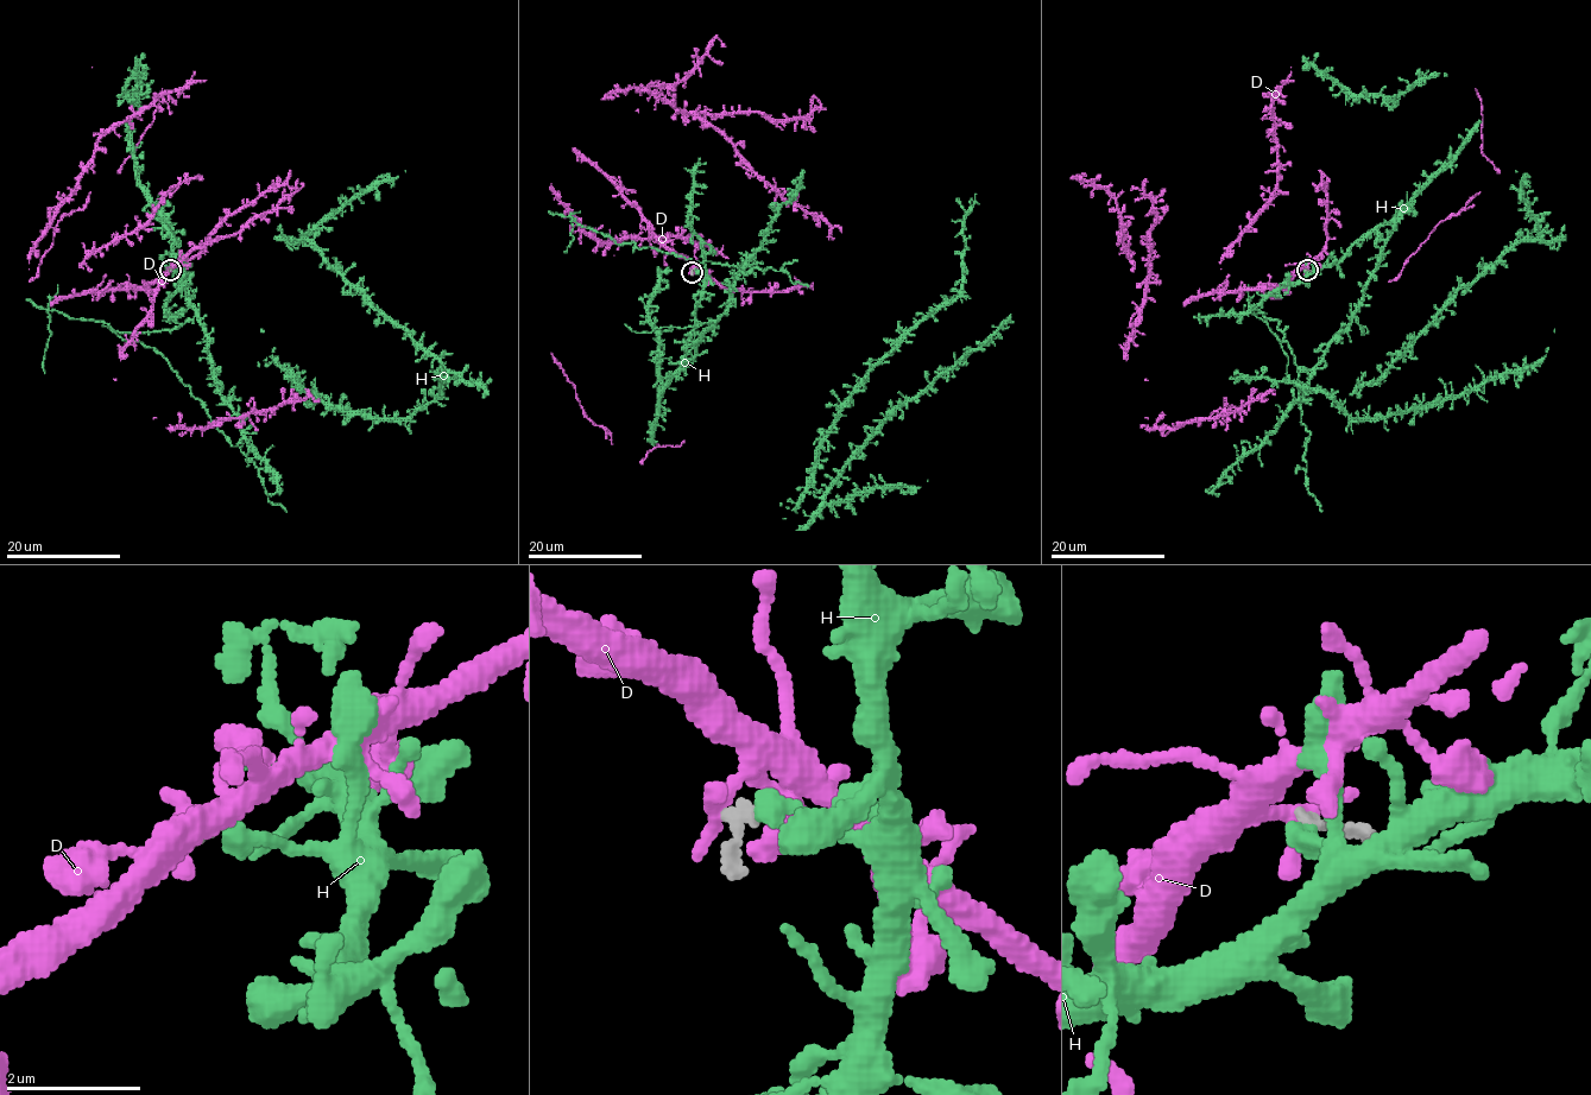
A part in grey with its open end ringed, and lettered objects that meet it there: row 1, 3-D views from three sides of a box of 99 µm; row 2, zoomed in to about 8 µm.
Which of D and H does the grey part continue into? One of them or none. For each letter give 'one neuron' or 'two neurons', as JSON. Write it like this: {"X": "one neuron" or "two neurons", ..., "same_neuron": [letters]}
{"D": "two neurons", "H": "two neurons", "same_neuron": []}

